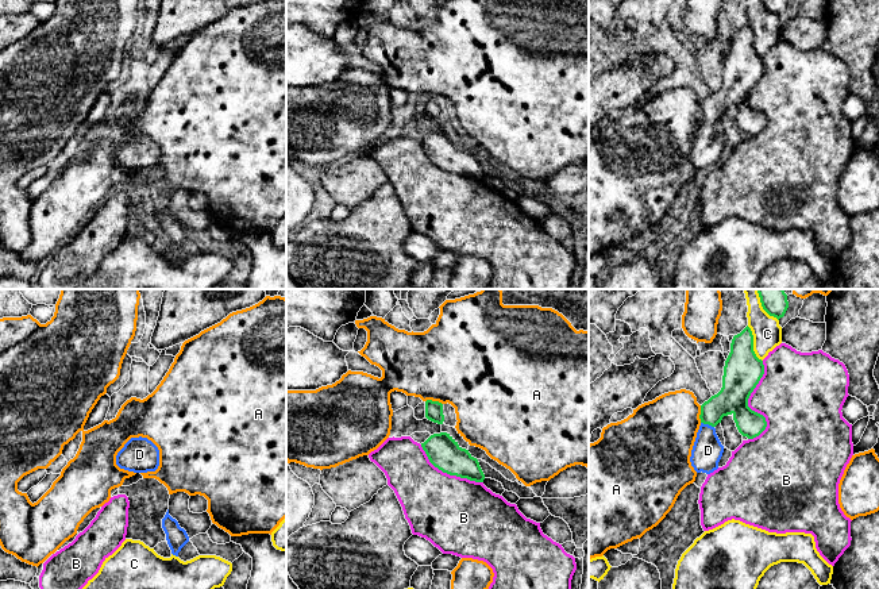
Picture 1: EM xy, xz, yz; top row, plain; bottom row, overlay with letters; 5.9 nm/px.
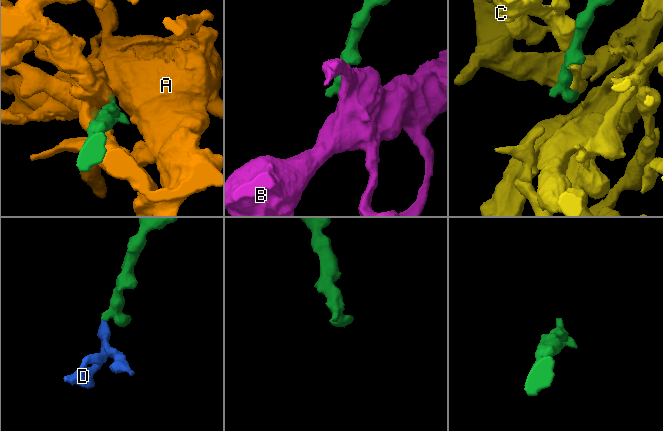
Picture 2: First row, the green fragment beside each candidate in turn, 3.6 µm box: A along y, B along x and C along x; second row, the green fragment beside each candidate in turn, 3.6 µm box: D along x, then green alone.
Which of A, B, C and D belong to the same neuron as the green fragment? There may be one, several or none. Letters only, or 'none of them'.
D

